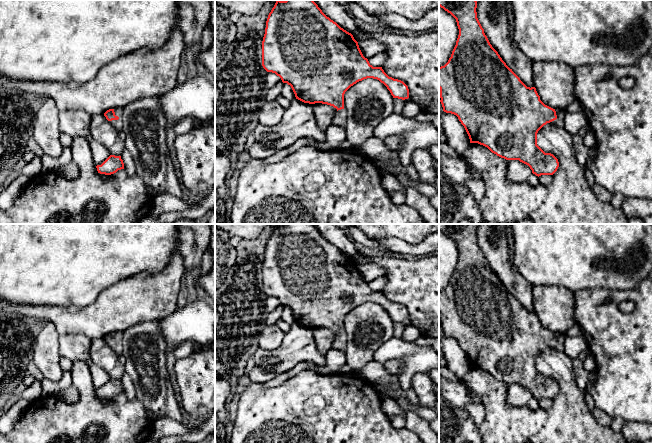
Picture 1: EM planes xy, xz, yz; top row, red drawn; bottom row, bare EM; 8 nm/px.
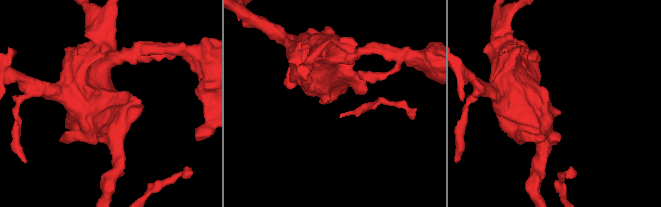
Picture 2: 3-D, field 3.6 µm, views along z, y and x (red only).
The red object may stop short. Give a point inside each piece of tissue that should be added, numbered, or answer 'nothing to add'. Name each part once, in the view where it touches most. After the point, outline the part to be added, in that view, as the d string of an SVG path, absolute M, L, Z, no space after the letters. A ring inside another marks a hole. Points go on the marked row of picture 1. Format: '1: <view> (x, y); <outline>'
1: xy (117, 124); M118 107L114 109L115 115L119 117L118 120L112 120L110 123L112 126L119 132L123 130L123 123L122 123L122 115L123 115L123 108Z

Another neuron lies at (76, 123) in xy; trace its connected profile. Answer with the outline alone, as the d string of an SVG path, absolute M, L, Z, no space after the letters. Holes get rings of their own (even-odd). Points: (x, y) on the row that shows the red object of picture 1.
M83 110L59 111L59 131L71 137L85 137L91 147L94 164L101 165L109 156L109 151L90 134L92 116Z

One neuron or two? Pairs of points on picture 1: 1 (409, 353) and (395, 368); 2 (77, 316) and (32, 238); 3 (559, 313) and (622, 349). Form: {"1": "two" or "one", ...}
{"1": "two", "2": "two", "3": "two"}

